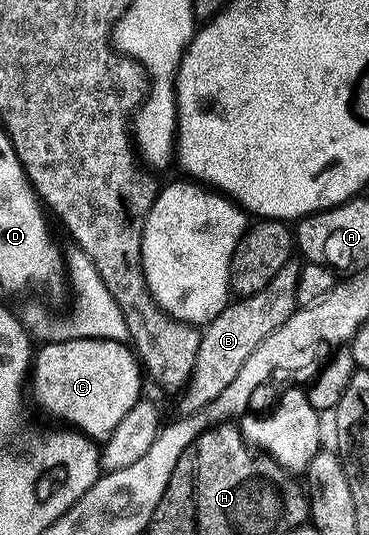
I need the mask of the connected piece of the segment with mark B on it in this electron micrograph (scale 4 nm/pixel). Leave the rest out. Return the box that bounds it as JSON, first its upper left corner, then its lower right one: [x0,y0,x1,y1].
[177,260,299,414]

